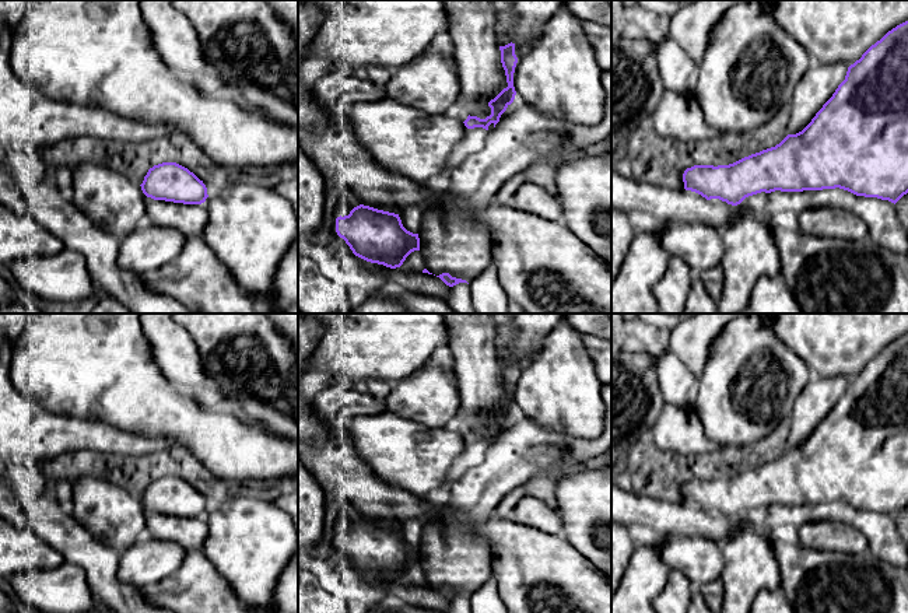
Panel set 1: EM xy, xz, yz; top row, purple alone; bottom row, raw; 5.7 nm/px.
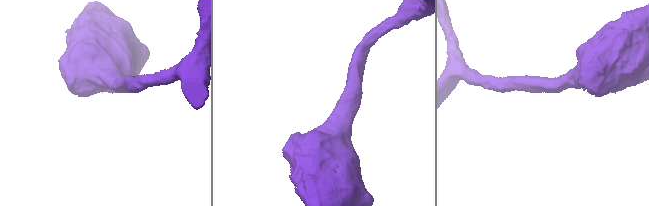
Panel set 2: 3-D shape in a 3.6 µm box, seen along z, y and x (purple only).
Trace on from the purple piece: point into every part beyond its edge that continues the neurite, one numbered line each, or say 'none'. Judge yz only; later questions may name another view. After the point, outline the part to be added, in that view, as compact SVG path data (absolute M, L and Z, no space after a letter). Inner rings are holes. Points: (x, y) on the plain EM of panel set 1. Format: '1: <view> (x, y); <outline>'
1: yz (757, 517); M761 505L746 511L740 518L751 523L756 529L765 529L769 507Z

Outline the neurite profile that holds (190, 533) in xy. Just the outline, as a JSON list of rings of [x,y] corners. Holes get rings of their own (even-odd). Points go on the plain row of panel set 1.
[[[151,514],[146,518],[148,536],[179,544],[186,553],[201,550],[208,535],[206,518],[183,518]]]

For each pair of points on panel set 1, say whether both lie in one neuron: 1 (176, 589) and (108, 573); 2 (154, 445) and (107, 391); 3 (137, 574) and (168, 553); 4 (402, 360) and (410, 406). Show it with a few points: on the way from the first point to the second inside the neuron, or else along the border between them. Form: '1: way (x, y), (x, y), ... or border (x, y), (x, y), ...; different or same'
1: border (139, 588), (146, 598); different
2: border (115, 426), (147, 435), (167, 437), (174, 444); different
3: way (144, 567), (151, 560), (161, 559); same
4: border (427, 363), (395, 384); different

